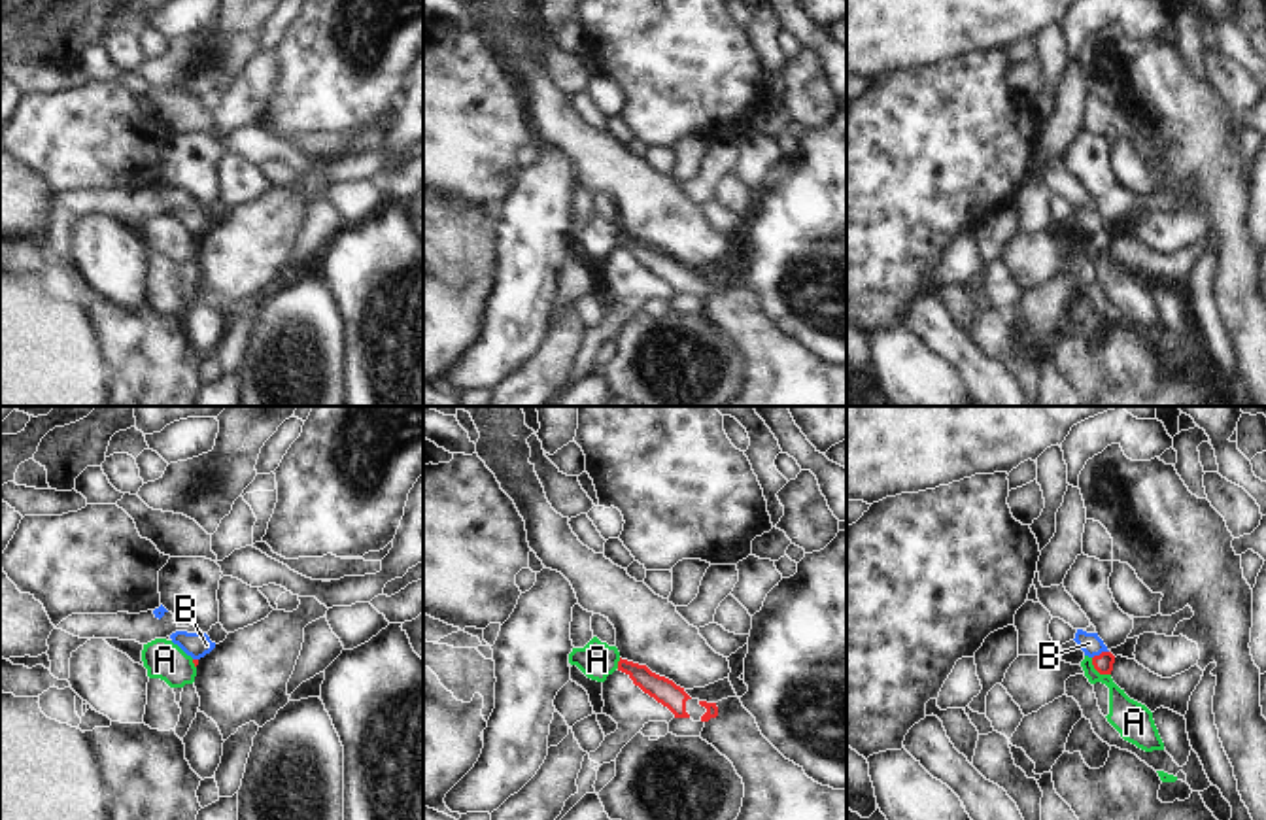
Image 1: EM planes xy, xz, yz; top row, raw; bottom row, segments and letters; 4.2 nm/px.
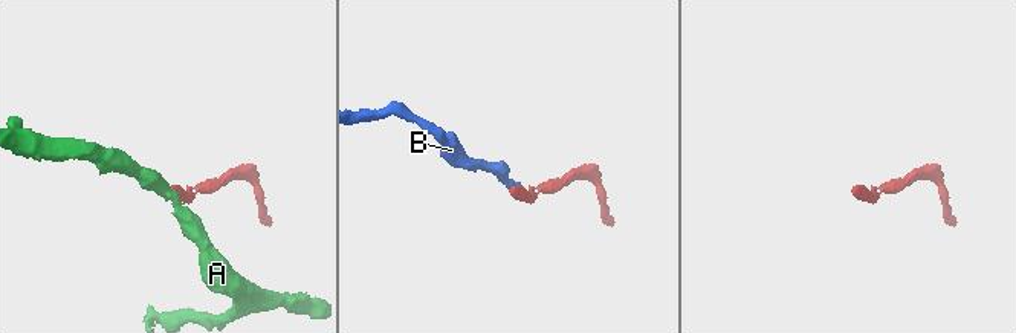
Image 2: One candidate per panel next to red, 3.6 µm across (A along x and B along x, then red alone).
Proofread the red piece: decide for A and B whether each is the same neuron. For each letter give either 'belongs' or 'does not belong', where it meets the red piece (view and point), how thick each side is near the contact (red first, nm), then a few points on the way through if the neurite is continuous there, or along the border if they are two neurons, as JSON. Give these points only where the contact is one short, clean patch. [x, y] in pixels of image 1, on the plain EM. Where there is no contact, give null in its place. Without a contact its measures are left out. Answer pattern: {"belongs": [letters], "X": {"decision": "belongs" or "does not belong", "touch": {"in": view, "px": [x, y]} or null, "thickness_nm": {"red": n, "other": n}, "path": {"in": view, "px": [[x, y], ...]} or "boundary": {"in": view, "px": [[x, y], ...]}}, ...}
{"belongs": ["B"], "A": {"decision": "does not belong", "touch": {"in": "yz", "px": [1098, 248]}, "thickness_nm": {"red": 80, "other": 160}, "boundary": {"in": "yz", "px": [[1091, 235], [1091, 240], [1100, 250], [1110, 252]]}}, "B": {"decision": "belongs", "touch": {"in": "yz", "px": [1102, 229]}, "thickness_nm": {"red": 80, "other": 90}, "path": {"in": "yz", "px": [[1104, 239], [1102, 229], [1089, 220]]}}}

